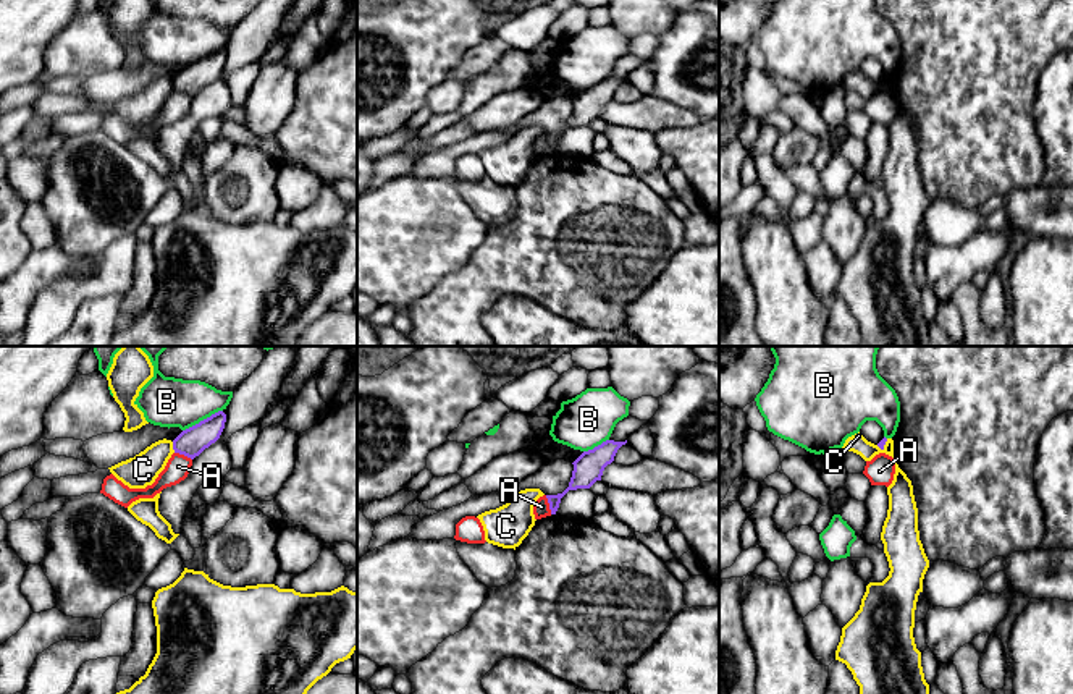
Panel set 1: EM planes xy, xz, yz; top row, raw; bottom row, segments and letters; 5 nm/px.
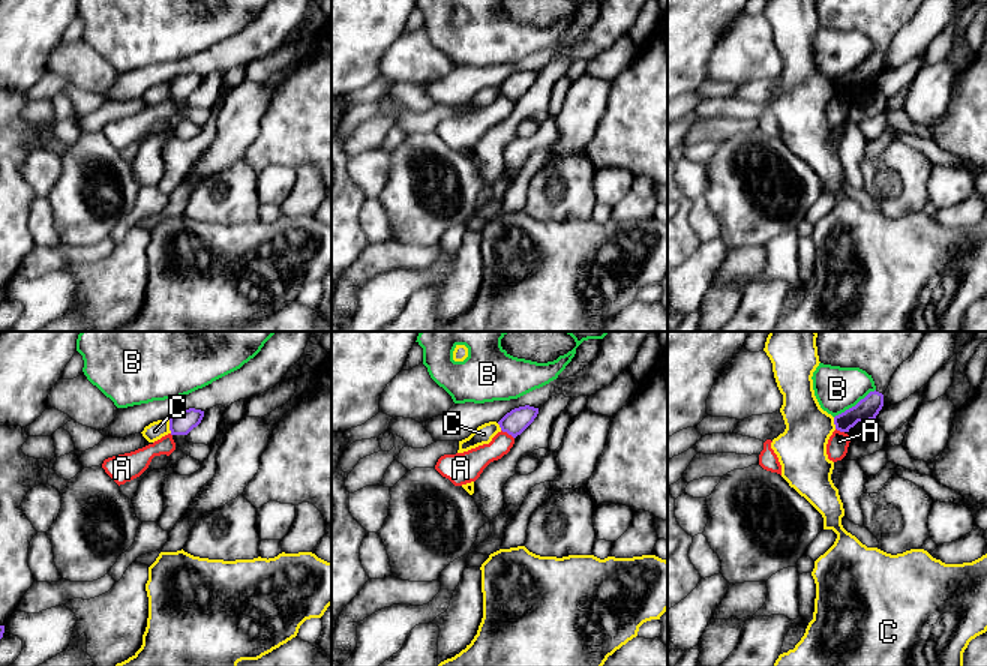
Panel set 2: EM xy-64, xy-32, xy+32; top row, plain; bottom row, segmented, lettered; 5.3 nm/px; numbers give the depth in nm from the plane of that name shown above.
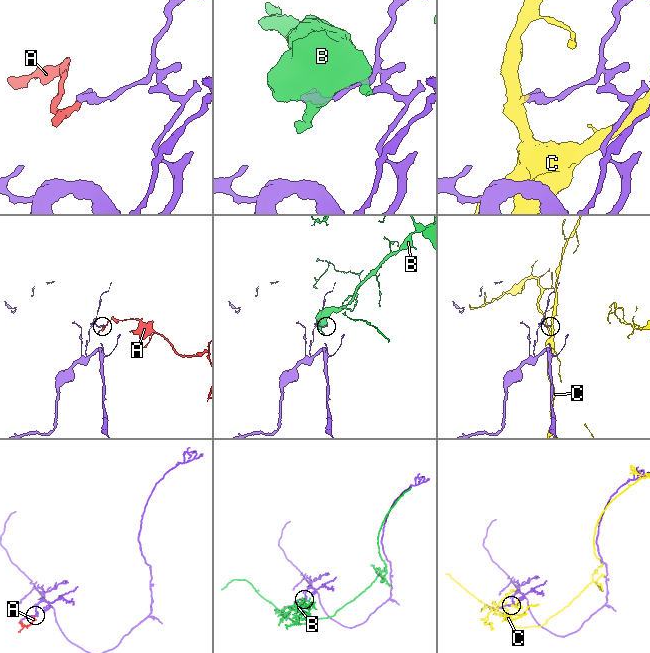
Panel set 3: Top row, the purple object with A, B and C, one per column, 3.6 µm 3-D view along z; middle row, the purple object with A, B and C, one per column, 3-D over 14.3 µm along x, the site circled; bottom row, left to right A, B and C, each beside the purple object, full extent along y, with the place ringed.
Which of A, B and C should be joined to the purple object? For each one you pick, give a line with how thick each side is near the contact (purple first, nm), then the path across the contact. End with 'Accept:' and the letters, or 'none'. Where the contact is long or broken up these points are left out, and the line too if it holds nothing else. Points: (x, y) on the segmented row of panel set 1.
Accept: none

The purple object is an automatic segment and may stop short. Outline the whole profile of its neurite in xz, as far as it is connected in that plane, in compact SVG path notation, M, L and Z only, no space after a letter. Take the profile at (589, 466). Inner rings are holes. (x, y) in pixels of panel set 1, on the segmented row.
M606 440L593 450L583 451L572 464L572 477L569 487L558 495L546 495L551 514L556 514L561 498L569 490L590 489L596 480L601 480L603 471L608 464L614 461L617 450L625 445L625 442Z

